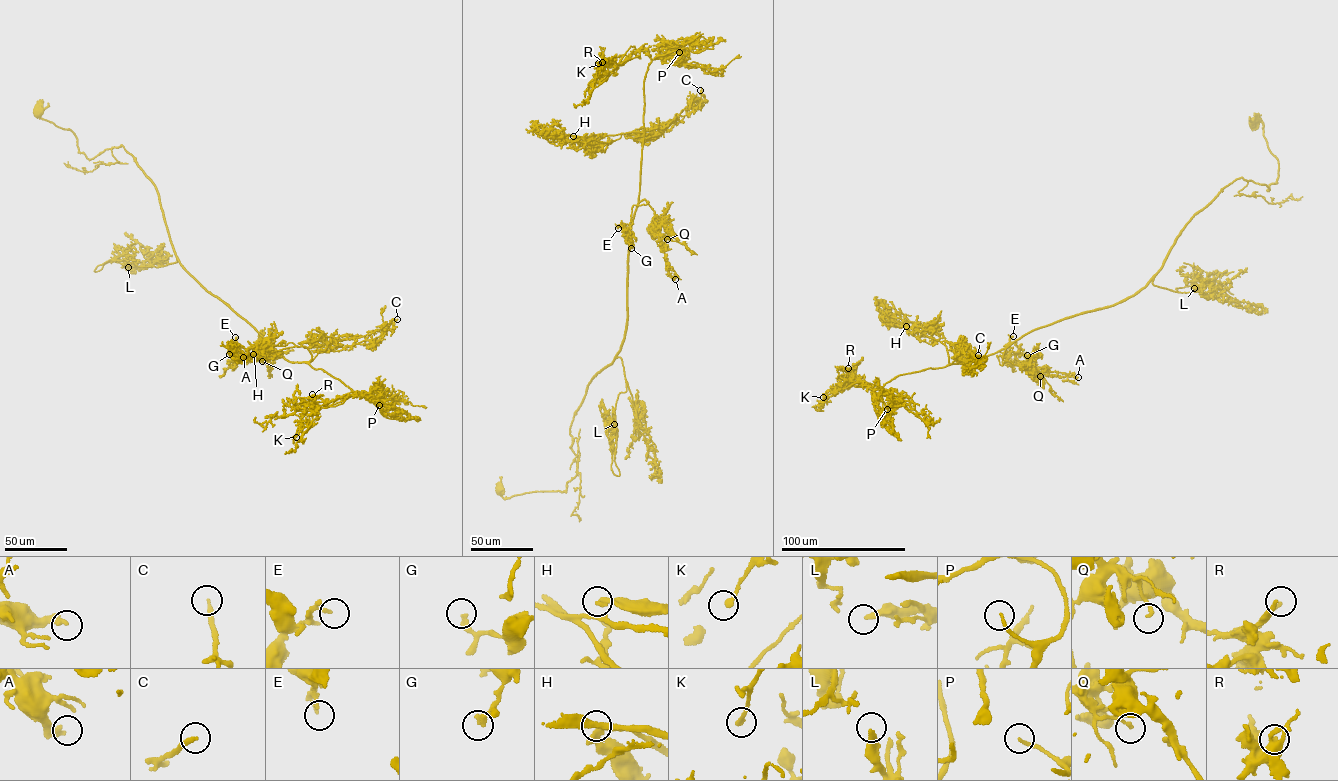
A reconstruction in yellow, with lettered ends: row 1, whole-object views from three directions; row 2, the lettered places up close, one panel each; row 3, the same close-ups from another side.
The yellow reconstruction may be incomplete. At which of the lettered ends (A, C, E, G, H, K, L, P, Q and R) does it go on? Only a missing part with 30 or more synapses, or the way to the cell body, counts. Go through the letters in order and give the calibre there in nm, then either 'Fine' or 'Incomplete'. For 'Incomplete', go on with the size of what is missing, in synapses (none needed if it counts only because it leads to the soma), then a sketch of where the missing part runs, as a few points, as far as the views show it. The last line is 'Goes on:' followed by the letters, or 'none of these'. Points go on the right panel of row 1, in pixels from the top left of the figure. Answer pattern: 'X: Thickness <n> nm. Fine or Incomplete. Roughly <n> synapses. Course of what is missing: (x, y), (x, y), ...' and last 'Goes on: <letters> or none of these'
A: Thickness 320 nm. Fine
C: Thickness 220 nm. Fine
E: Thickness 100 nm. Fine
G: Thickness 300 nm. Fine
H: Thickness 190 nm. Fine
K: Thickness 240 nm. Incomplete. Roughly 70 synapses
L: Thickness 220 nm. Fine
P: Thickness 150 nm. Incomplete. Roughly 90 synapses
Q: Thickness 100 nm. Fine
R: Thickness 160 nm. Fine
Goes on: K, P

